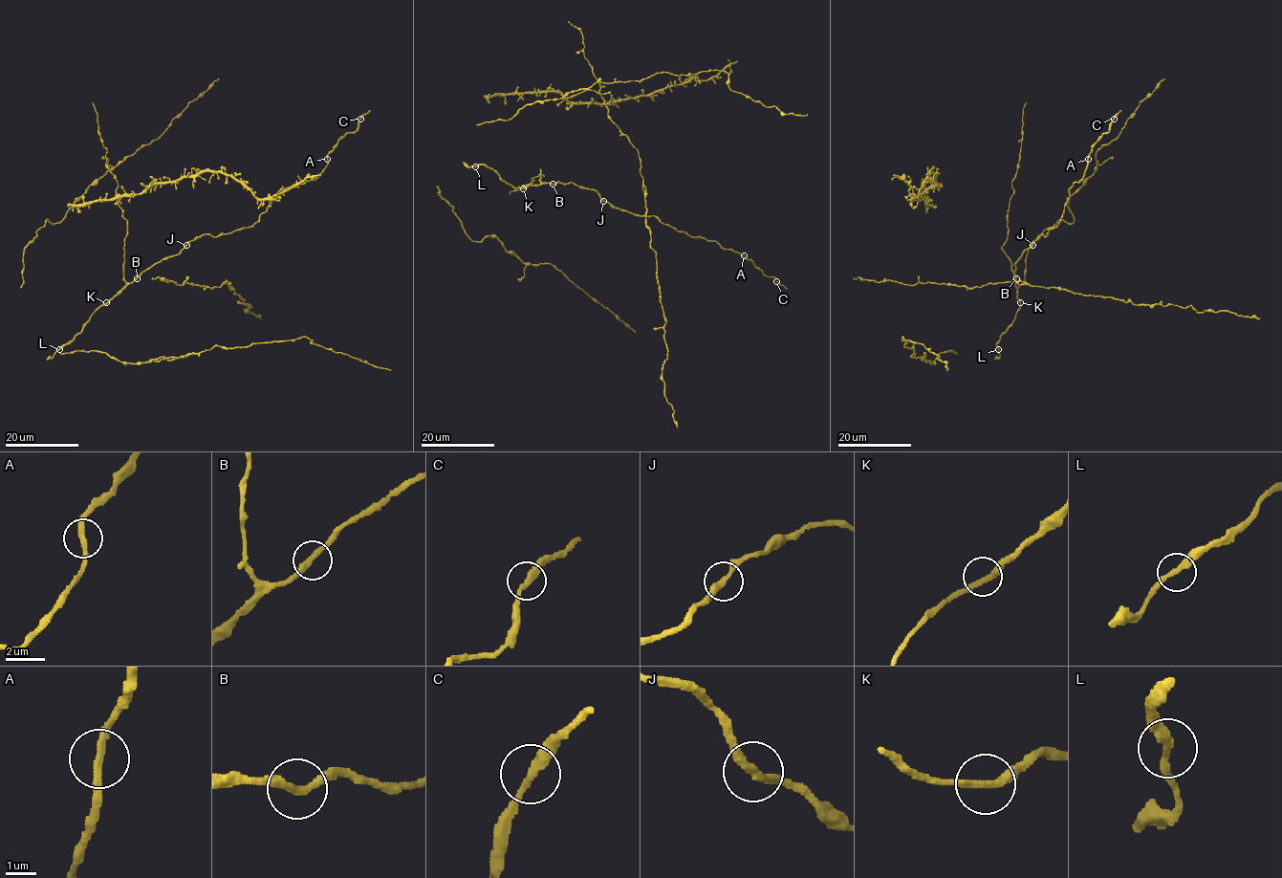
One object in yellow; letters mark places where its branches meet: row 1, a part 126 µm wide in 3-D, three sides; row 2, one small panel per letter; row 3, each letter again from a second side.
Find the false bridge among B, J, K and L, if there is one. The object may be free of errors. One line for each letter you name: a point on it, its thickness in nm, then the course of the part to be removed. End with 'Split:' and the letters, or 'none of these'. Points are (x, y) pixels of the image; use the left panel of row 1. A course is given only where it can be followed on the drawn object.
Split: none of these

